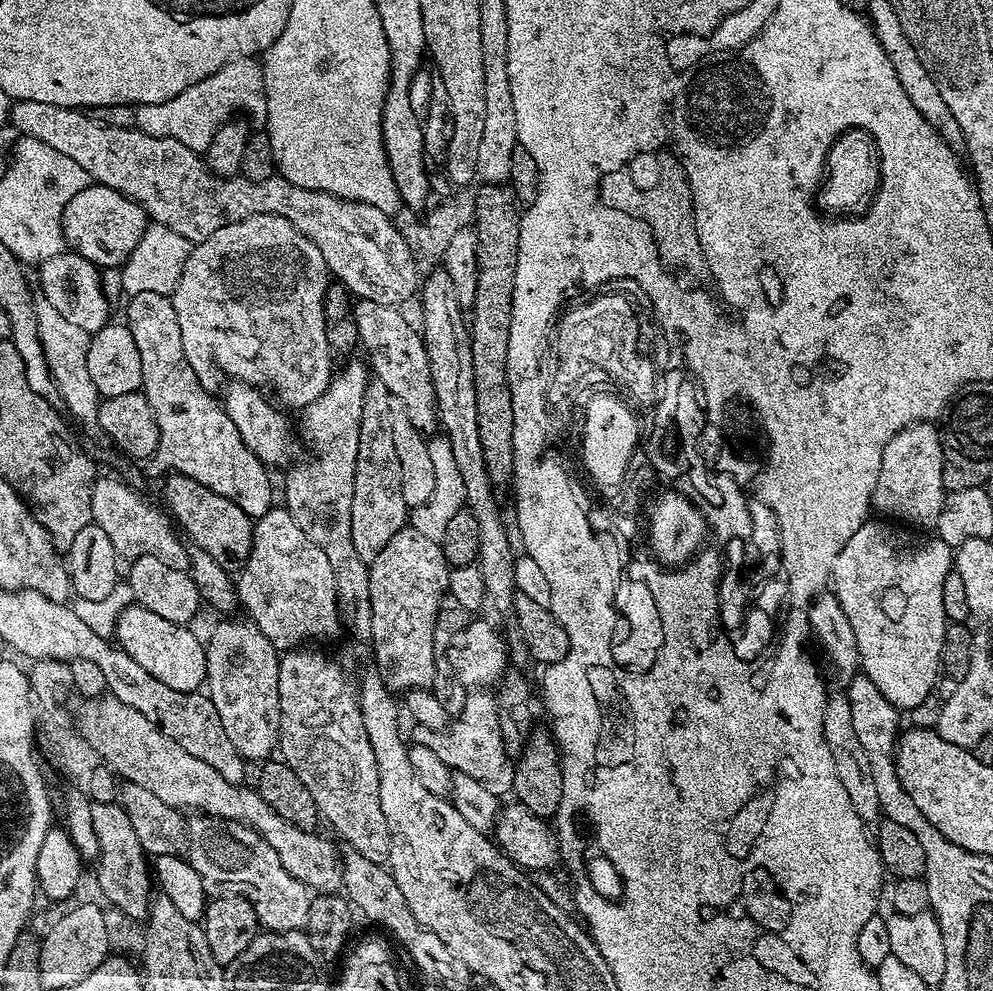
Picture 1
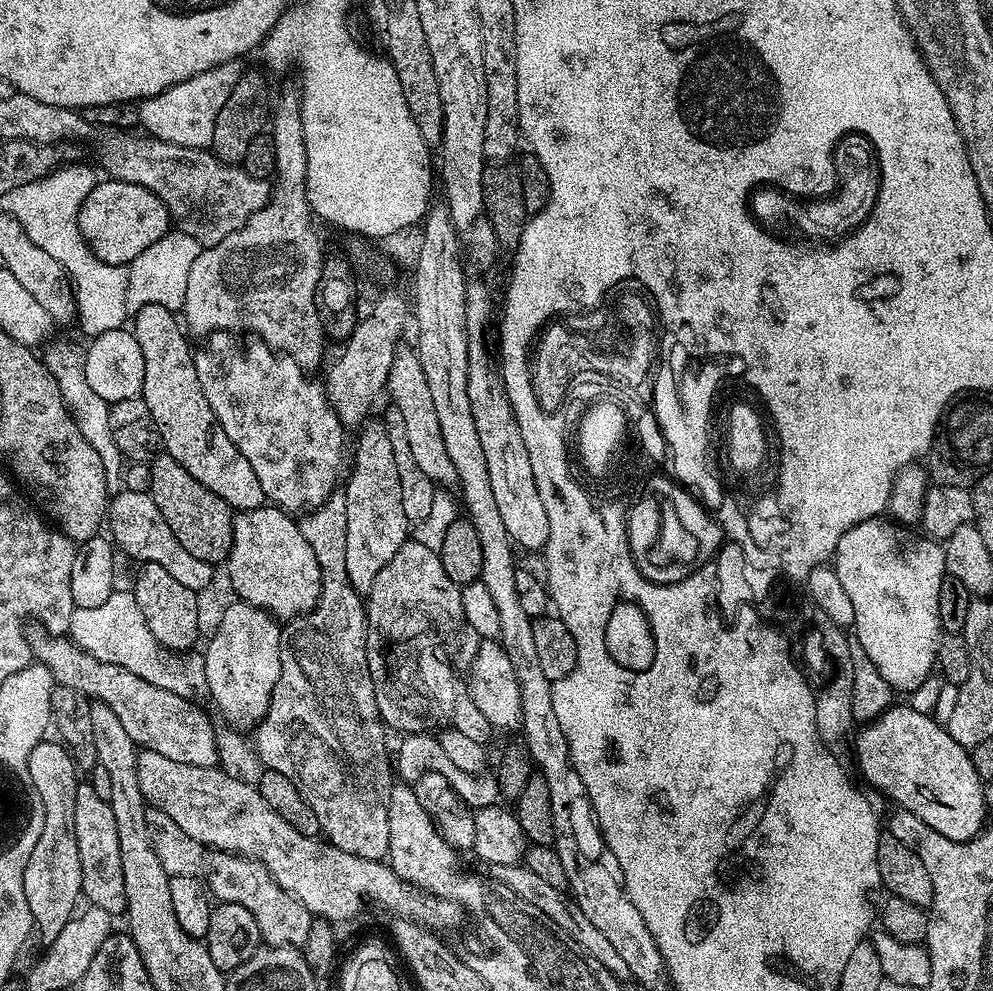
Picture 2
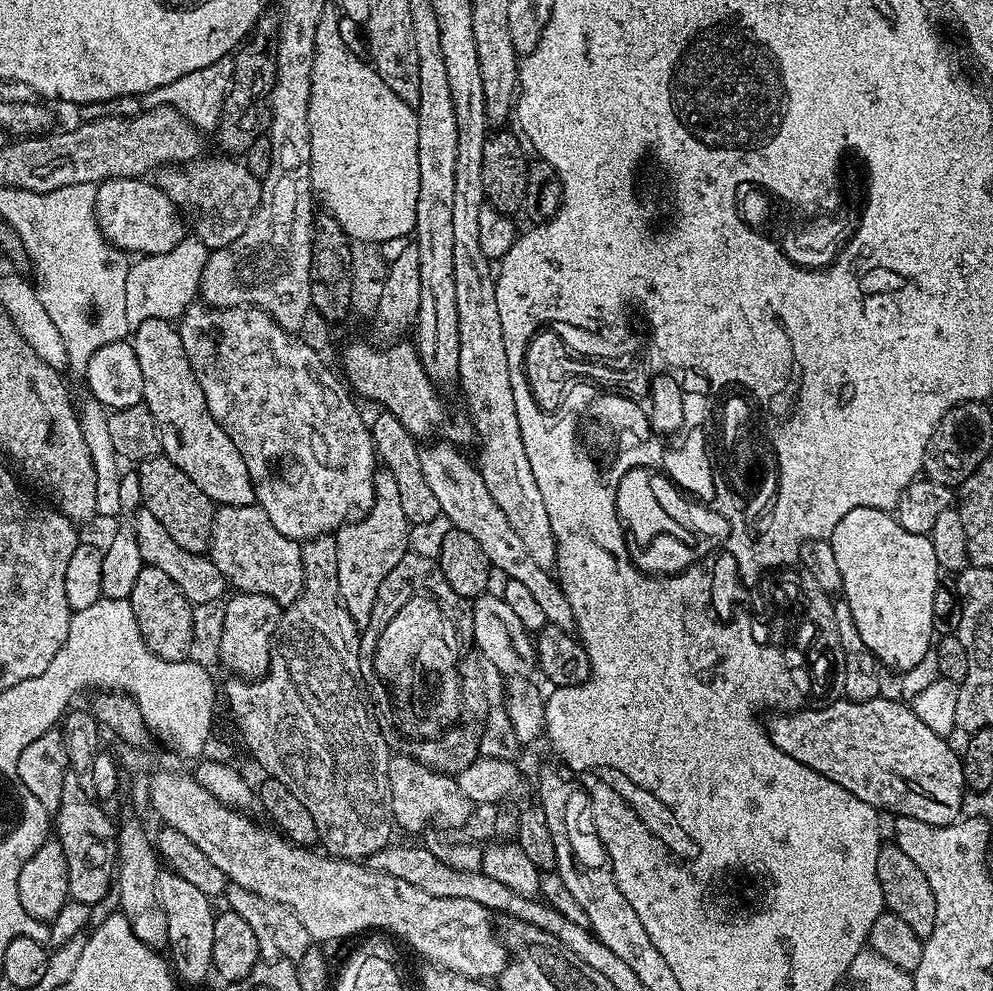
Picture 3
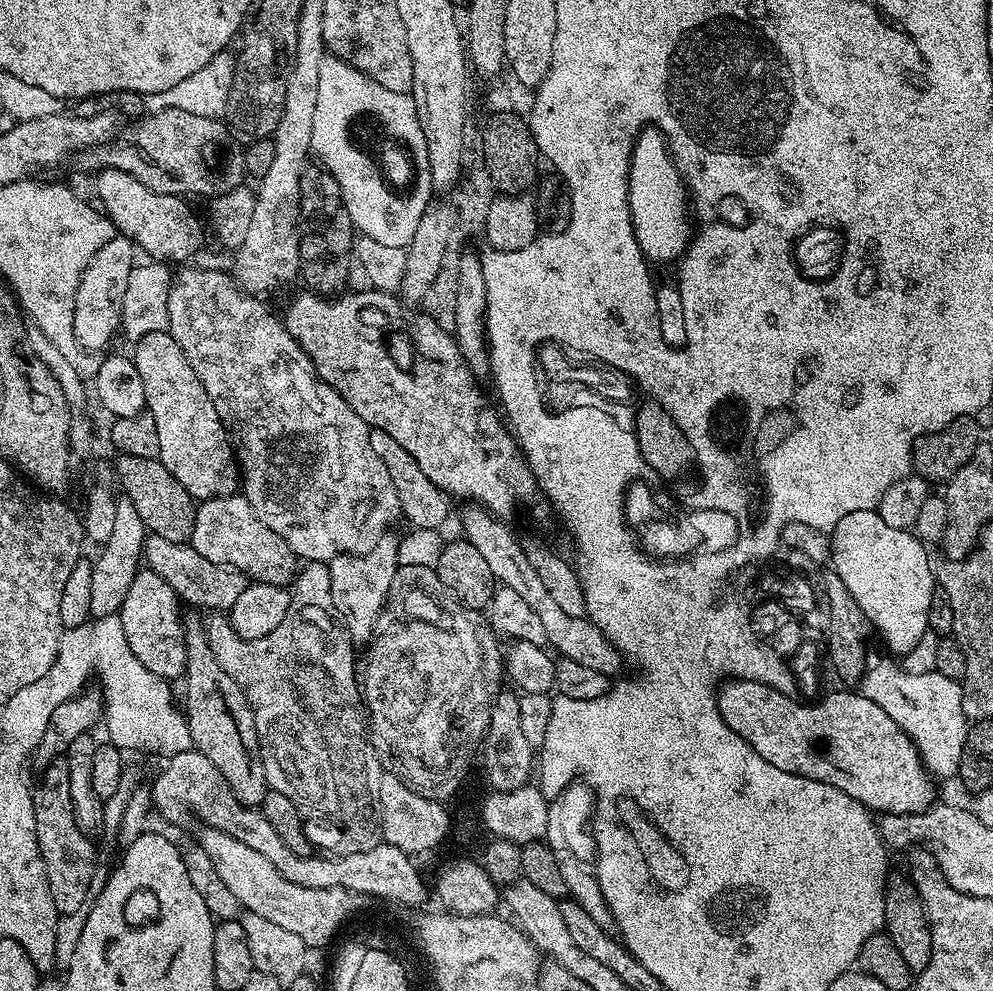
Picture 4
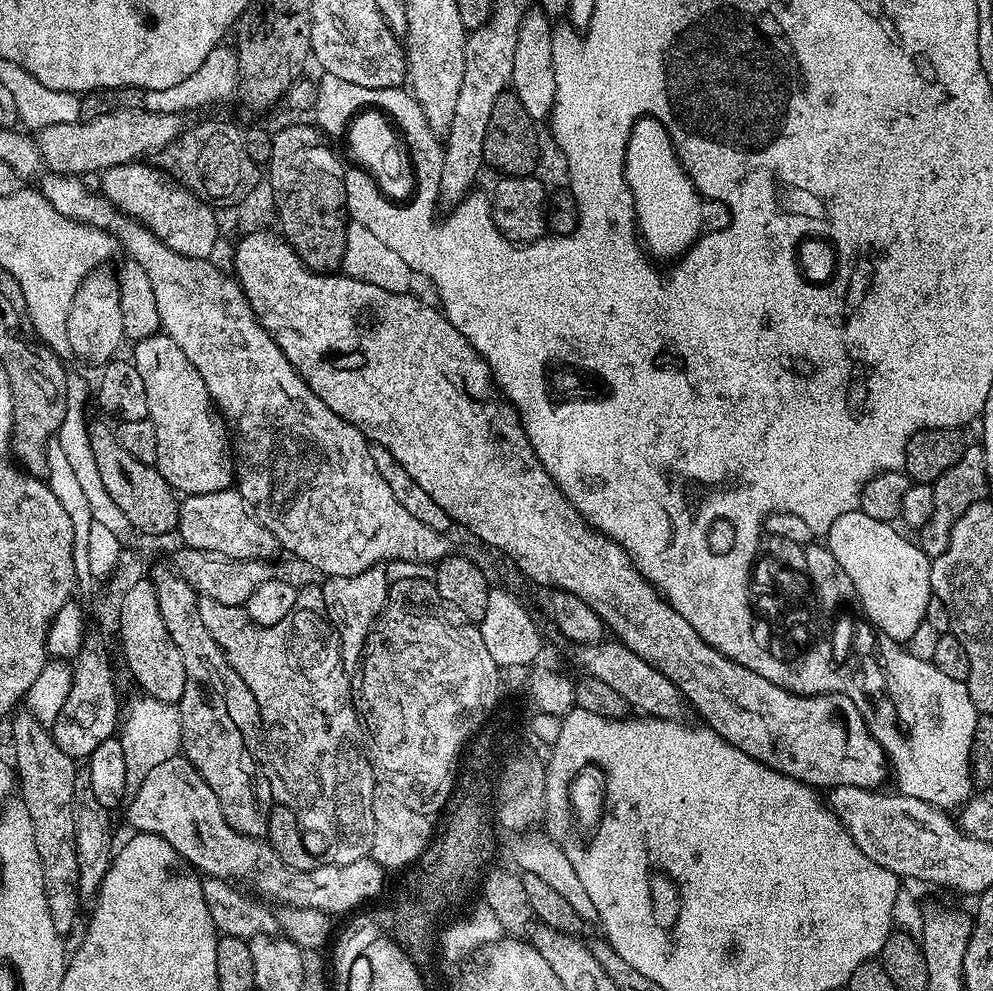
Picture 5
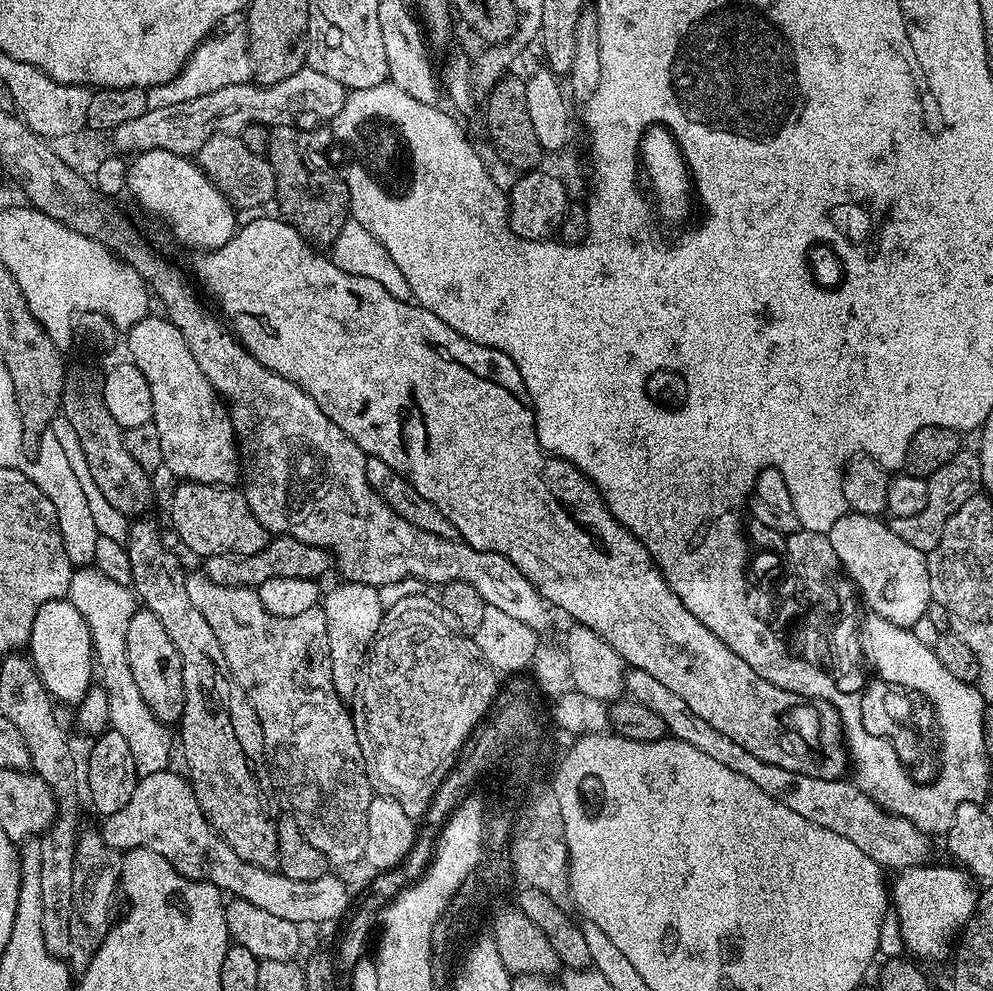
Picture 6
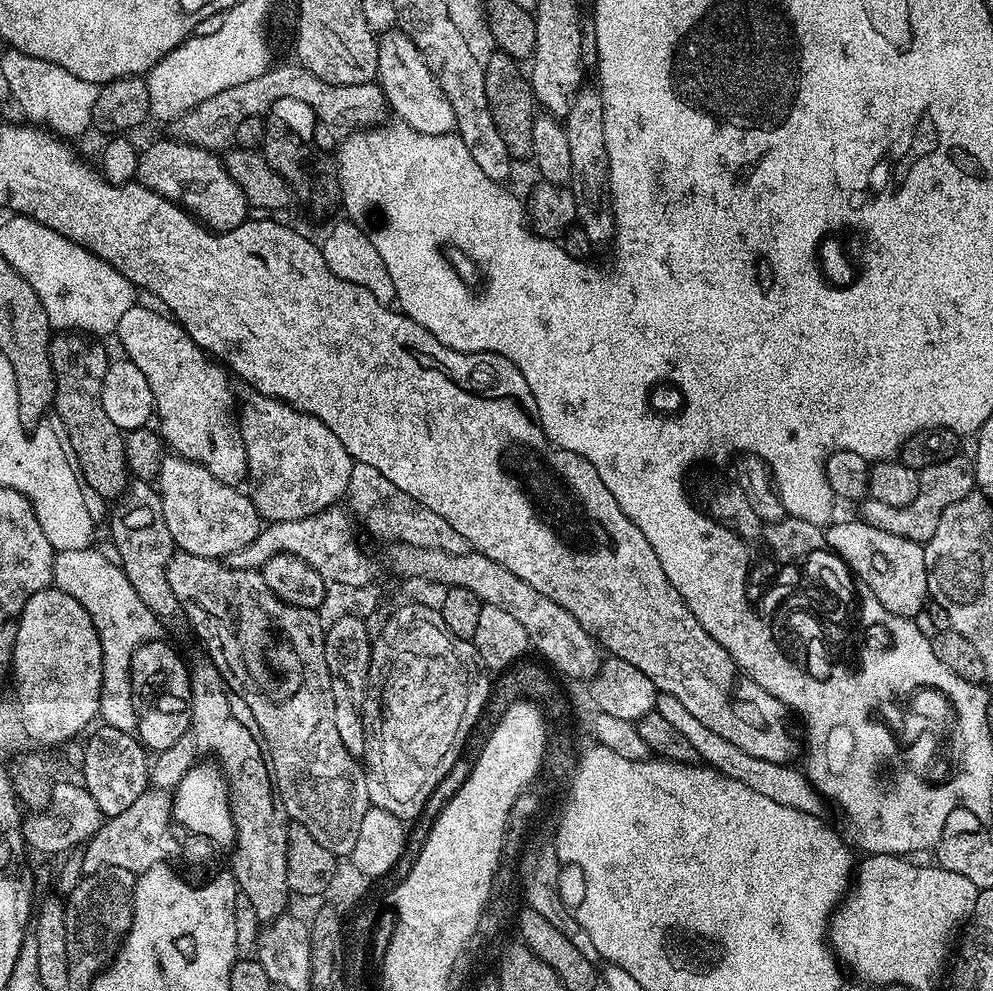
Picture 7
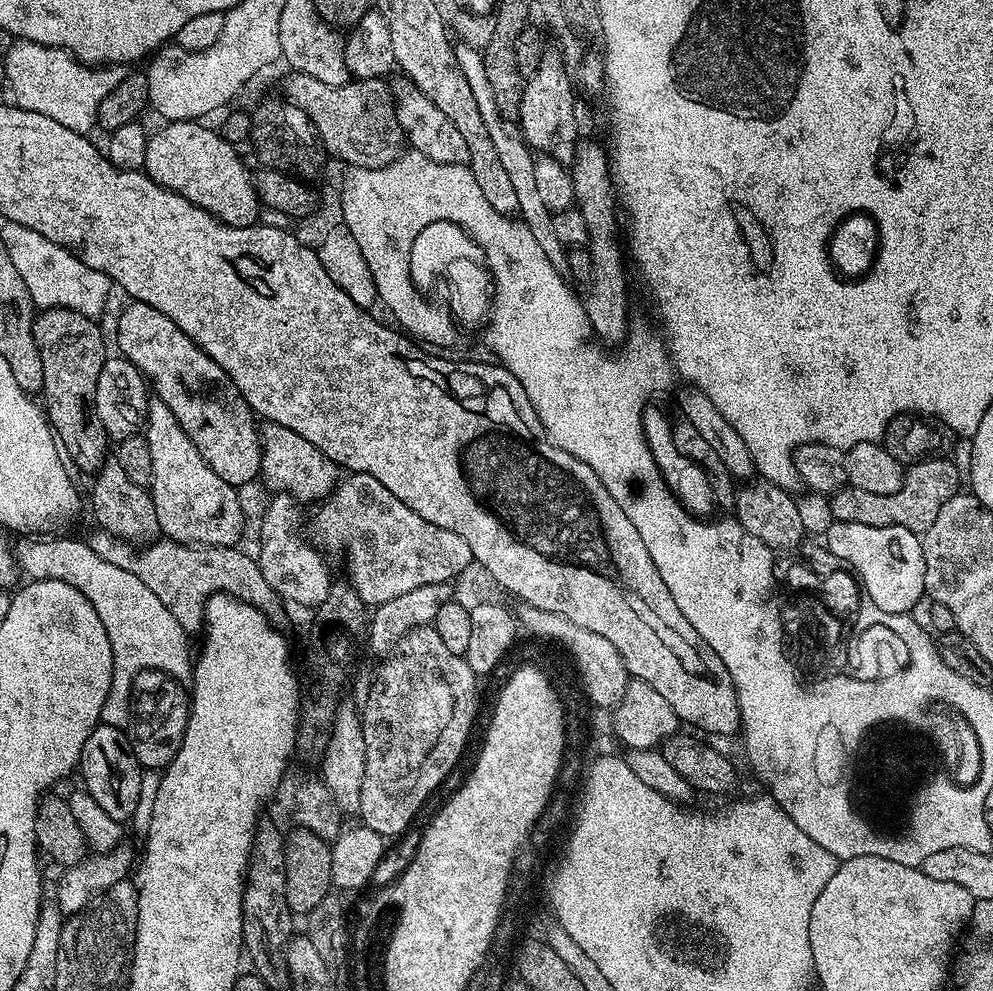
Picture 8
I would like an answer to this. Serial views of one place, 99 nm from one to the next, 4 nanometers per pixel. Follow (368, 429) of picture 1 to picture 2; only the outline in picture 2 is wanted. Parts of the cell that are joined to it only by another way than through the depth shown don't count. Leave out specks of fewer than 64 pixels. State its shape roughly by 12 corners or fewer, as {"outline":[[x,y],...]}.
{"outline":[[359,429],[346,502],[346,574],[367,594],[409,539],[394,446]]}

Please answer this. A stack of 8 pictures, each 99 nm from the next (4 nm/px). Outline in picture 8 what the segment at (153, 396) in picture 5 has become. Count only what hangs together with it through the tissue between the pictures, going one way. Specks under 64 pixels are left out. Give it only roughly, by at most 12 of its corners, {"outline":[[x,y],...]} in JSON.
{"outline":[[128,302],[119,355],[232,488],[260,476],[257,417],[162,310]]}

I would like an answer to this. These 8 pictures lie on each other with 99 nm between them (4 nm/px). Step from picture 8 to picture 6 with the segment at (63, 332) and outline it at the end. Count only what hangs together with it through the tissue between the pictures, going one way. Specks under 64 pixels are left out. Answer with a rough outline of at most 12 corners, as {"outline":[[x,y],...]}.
{"outline":[[76,364],[64,374],[62,413],[74,426],[95,486],[140,518],[149,473],[130,458],[106,410],[104,377]]}

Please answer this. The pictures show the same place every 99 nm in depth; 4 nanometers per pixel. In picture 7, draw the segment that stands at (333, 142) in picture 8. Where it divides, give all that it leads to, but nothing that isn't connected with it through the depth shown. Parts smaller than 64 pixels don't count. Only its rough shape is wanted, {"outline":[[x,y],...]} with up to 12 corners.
{"outline":[[299,63],[206,98],[167,125],[224,150],[242,118],[297,100],[341,137],[385,123],[379,83],[331,84]]}

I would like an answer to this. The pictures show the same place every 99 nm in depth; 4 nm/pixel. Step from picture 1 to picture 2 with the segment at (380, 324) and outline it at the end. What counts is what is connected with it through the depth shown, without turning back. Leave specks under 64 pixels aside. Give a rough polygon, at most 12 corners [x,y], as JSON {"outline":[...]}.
{"outline":[[397,347],[386,396],[422,474],[455,485],[426,370]]}

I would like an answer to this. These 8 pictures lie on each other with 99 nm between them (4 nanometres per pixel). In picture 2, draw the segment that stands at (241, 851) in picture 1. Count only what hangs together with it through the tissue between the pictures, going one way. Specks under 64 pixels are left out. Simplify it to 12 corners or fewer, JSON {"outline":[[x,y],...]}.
{"outline":[[213,851],[206,887],[246,906],[267,947],[300,948],[312,913],[257,860]]}

